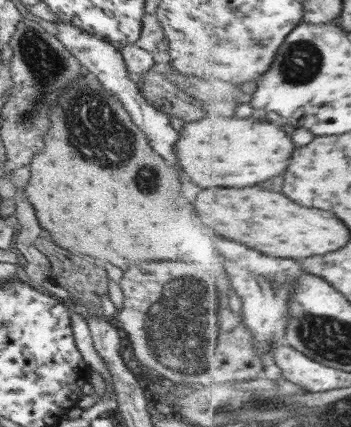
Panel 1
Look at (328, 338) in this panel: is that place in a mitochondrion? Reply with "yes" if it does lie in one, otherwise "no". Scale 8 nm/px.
yes

